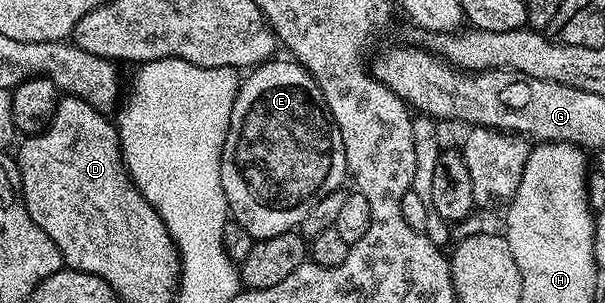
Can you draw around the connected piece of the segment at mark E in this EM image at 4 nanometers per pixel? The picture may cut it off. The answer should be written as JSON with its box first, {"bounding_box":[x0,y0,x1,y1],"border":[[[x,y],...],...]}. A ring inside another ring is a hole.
{"bounding_box":[221,60,348,240],"border":[[[268,60],[262,66],[254,67],[250,71],[248,78],[242,79],[238,92],[235,94],[235,103],[233,104],[233,112],[231,113],[232,123],[238,124],[240,134],[236,132],[228,133],[225,144],[223,145],[223,159],[221,164],[221,188],[225,192],[225,200],[227,201],[227,209],[230,217],[242,228],[248,236],[253,240],[268,238],[269,236],[277,236],[284,234],[290,230],[302,227],[305,216],[309,216],[309,212],[313,208],[313,204],[317,204],[317,200],[321,200],[321,196],[329,196],[344,184],[343,178],[348,177],[347,161],[345,160],[345,152],[341,144],[341,136],[339,131],[335,129],[334,122],[331,121],[324,105],[323,97],[318,86],[315,85],[314,78],[310,72],[294,60],[286,60],[287,62],[279,62],[280,60]]]}

